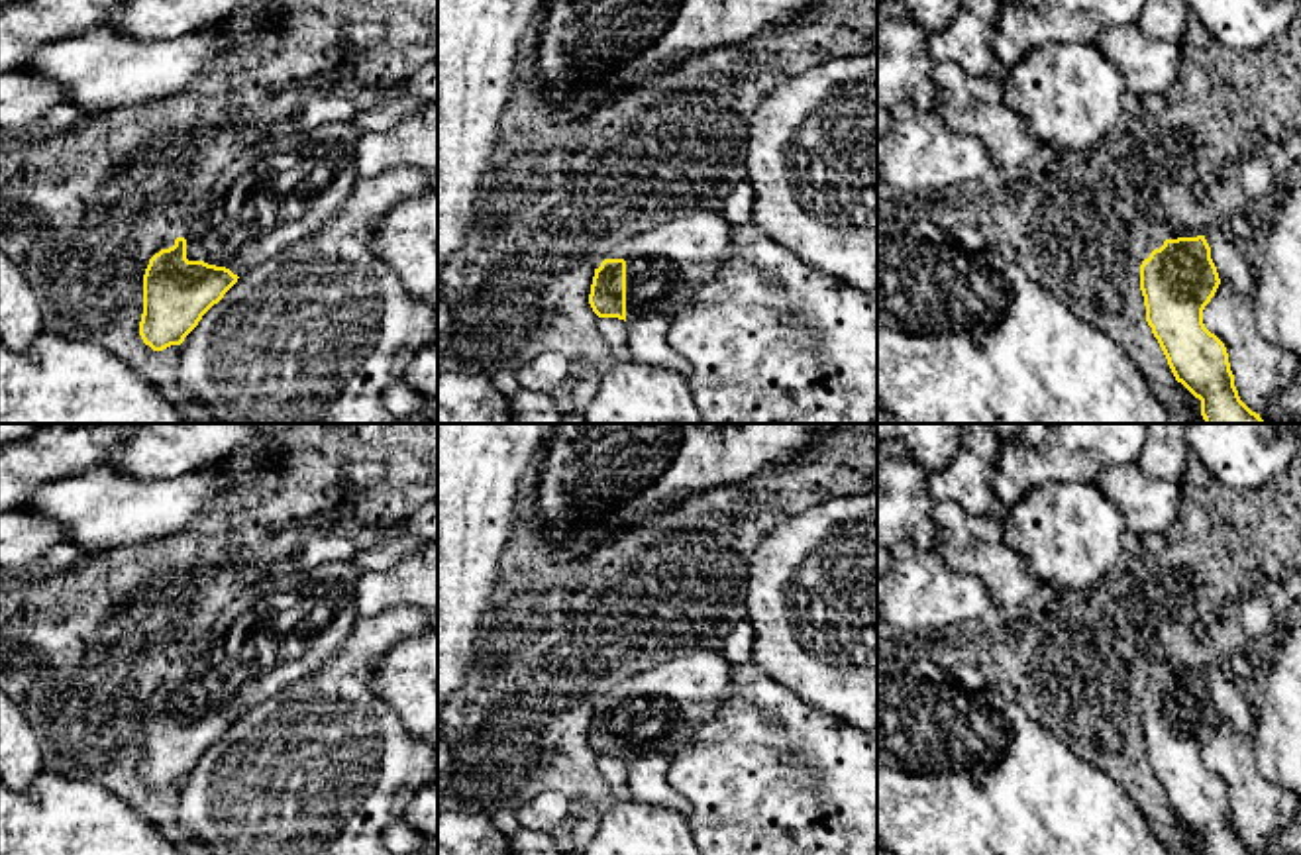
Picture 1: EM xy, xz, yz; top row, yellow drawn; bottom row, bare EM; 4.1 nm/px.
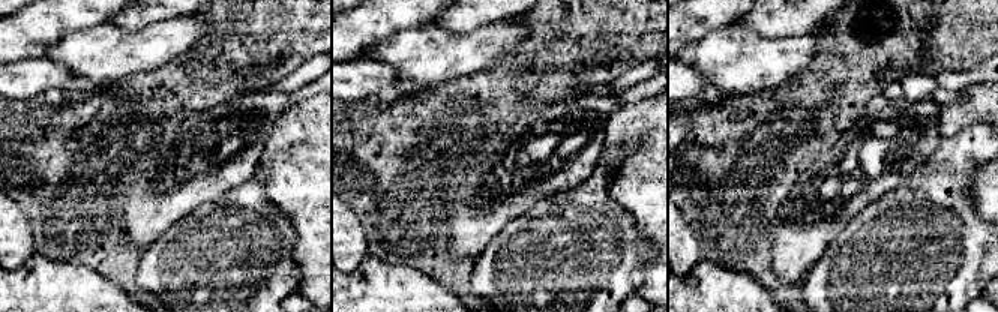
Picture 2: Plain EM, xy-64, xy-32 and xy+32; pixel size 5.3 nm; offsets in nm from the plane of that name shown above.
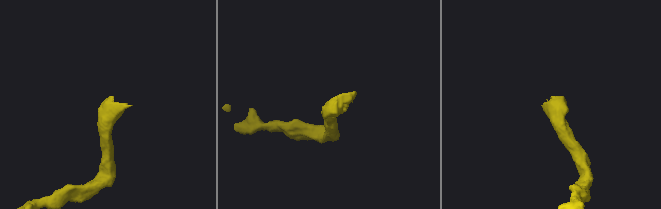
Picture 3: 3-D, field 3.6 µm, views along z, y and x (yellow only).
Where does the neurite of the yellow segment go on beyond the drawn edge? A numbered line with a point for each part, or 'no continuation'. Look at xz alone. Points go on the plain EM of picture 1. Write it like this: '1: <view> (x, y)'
1: xz (664, 704)

